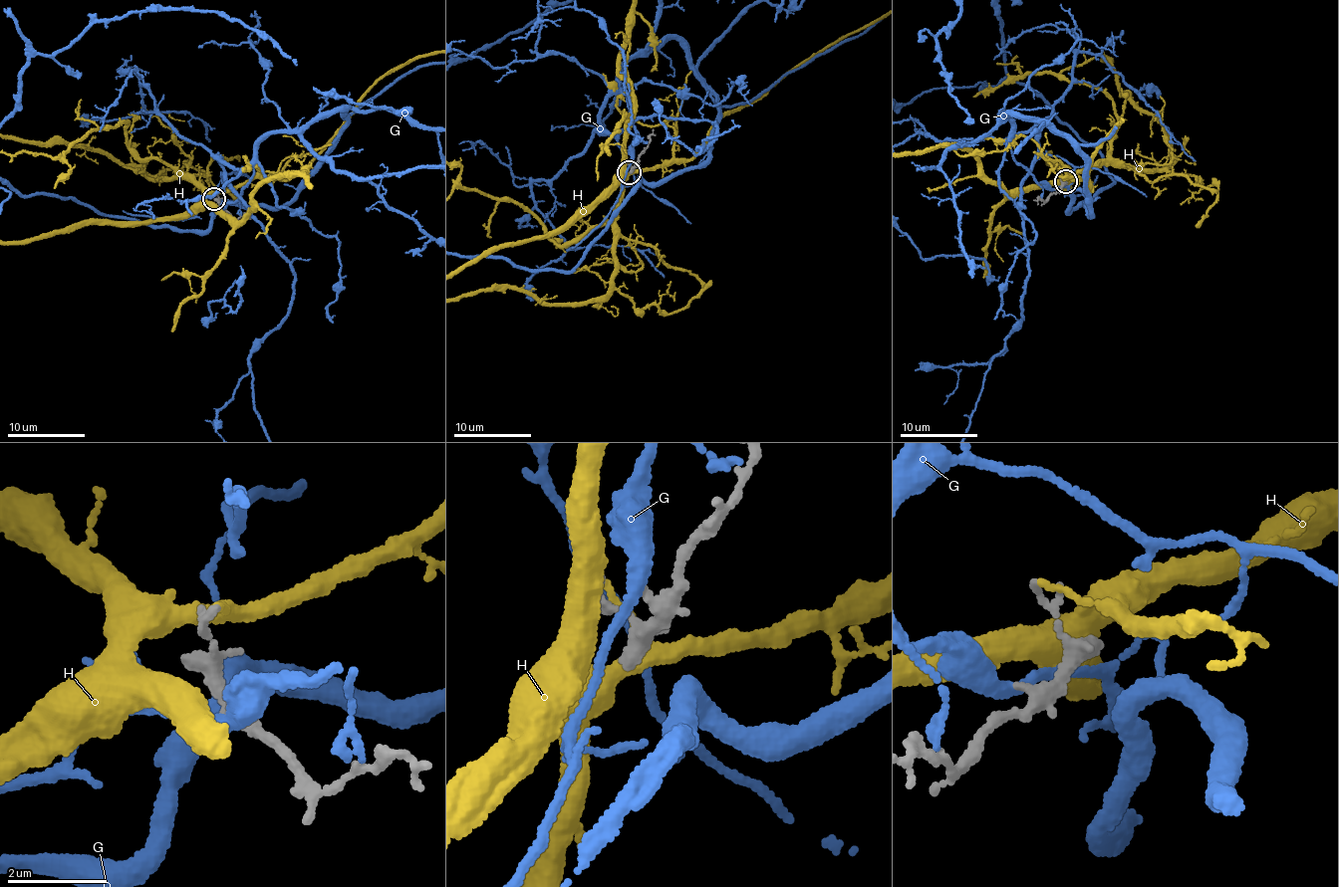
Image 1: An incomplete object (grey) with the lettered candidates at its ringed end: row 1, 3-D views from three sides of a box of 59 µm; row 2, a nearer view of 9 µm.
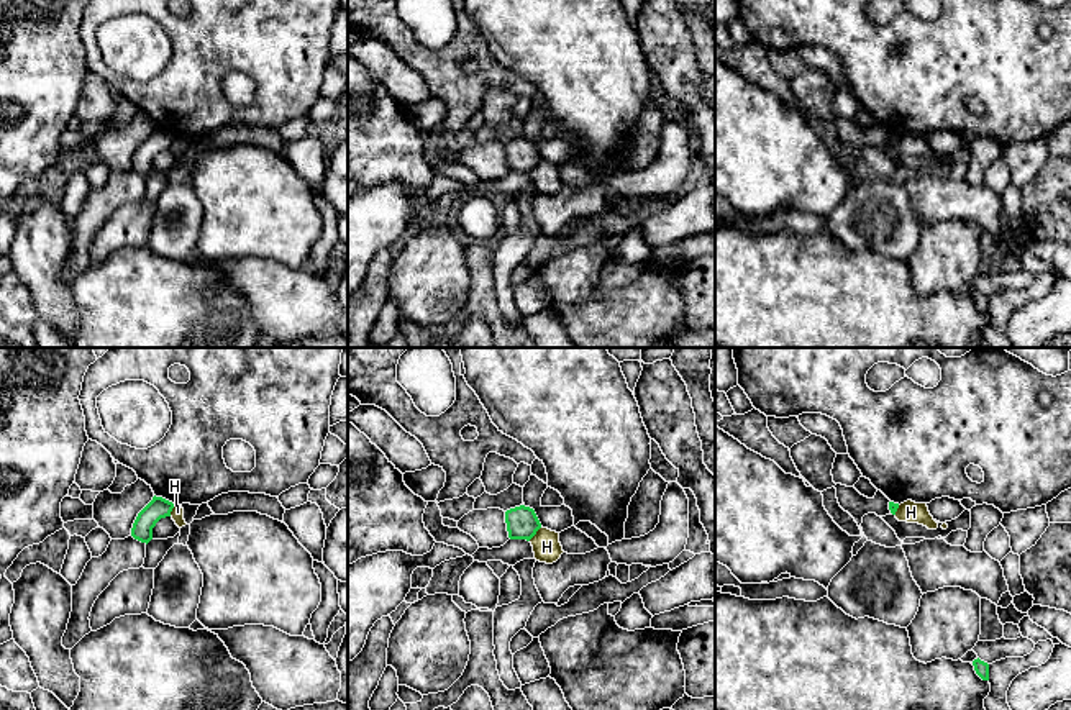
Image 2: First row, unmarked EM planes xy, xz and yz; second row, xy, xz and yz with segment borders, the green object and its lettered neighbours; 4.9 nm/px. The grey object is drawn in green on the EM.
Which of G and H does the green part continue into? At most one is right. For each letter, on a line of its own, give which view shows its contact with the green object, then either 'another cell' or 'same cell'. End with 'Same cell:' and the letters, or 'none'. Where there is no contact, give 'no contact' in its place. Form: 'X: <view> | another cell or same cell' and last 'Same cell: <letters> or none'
G: no contact | another cell
H: xz | another cell
Same cell: none

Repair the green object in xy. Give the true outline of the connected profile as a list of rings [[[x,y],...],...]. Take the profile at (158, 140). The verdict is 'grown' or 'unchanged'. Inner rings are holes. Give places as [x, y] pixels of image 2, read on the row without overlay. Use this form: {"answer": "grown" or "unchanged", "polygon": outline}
{"answer": "unchanged", "polygon": [[[153,130],[153,133],[138,146],[131,169],[141,175],[149,175],[153,172],[153,161],[161,151],[171,149],[174,136],[162,131]]]}

